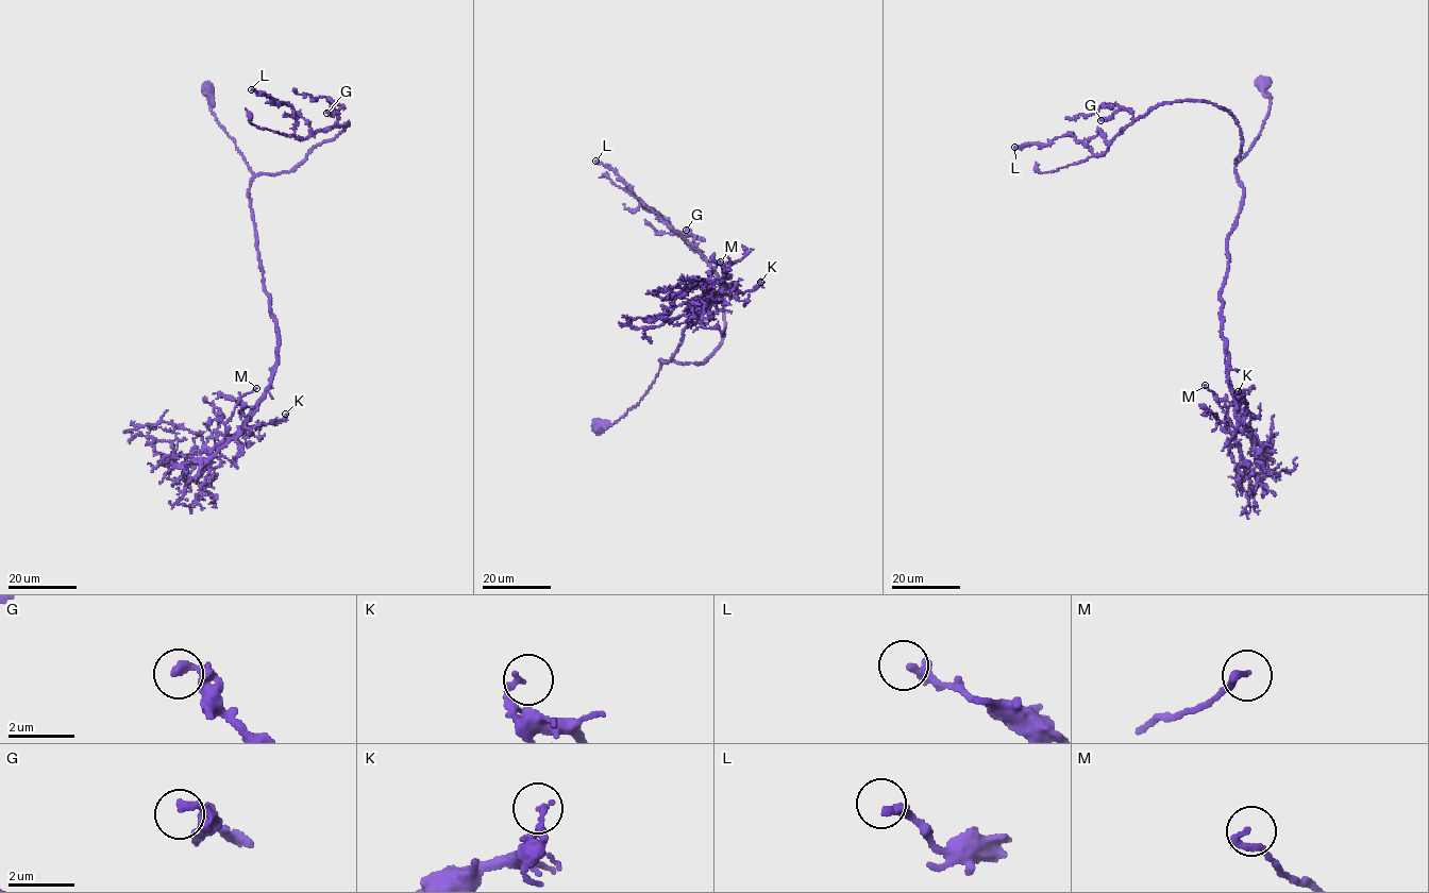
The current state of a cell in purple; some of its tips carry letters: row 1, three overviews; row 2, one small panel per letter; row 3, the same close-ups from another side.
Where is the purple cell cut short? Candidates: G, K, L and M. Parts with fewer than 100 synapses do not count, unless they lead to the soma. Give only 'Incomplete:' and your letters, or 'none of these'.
Incomplete: none of these

